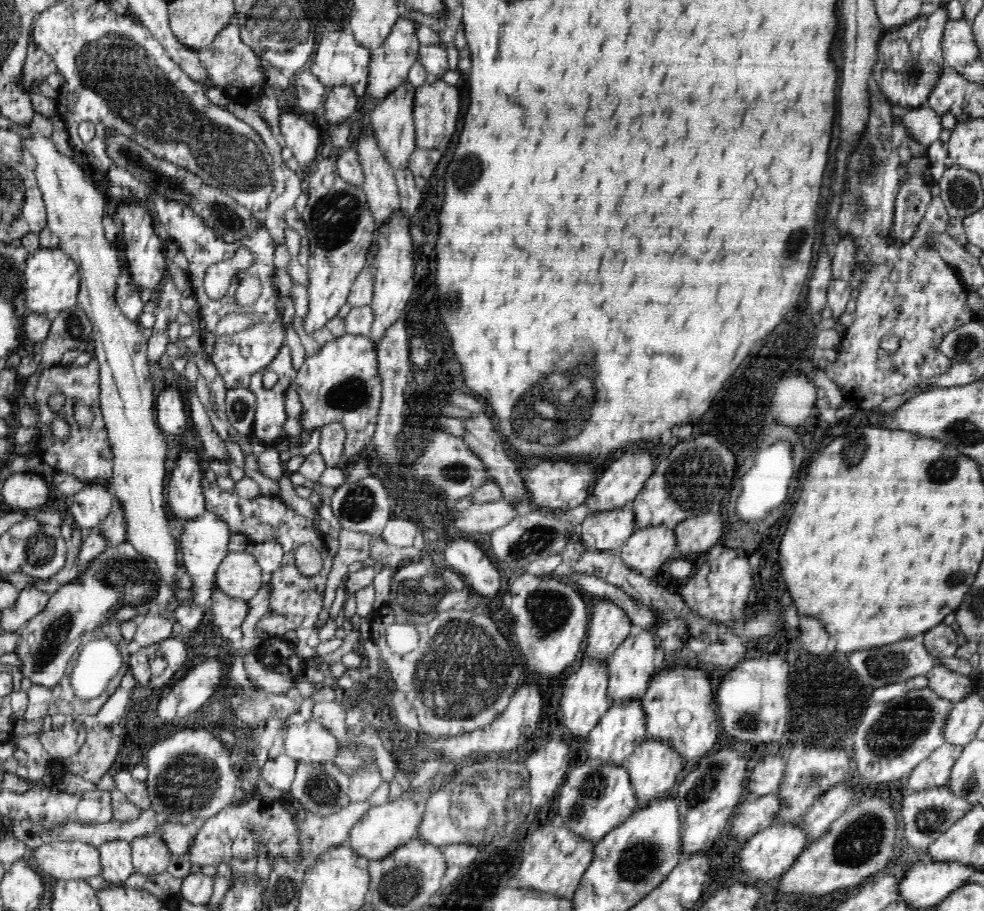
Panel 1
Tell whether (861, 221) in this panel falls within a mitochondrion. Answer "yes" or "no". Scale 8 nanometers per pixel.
yes

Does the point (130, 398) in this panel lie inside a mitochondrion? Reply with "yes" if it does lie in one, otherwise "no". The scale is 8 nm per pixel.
no

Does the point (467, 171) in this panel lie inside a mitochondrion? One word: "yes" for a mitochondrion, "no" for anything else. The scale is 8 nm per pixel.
yes

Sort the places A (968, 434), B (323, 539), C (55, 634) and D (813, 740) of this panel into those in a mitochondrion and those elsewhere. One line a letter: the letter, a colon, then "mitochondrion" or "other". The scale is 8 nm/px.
A: mitochondrion
B: other
C: mitochondrion
D: other

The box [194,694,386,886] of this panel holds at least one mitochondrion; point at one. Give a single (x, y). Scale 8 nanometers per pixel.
(325, 792)

